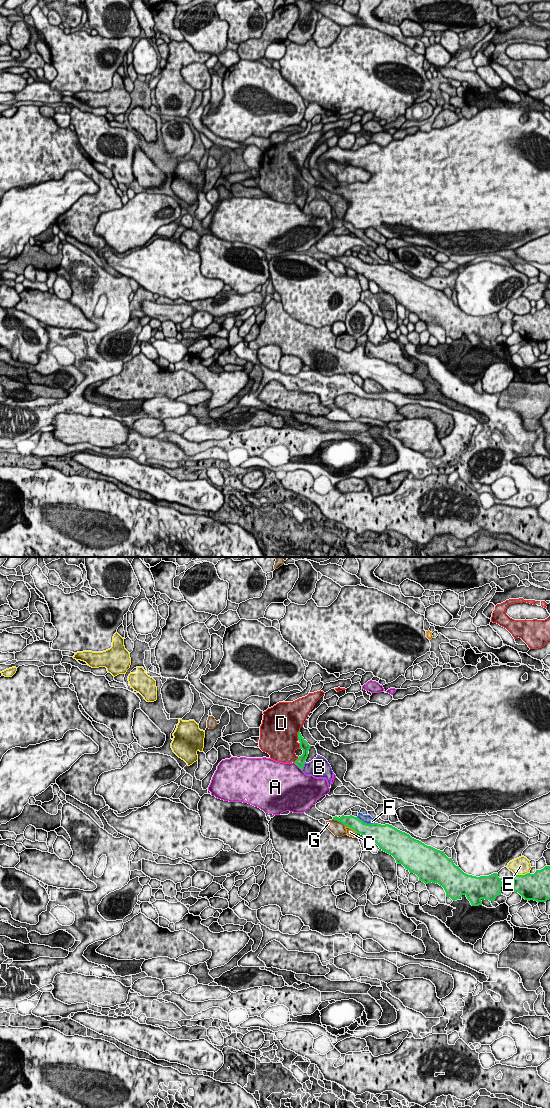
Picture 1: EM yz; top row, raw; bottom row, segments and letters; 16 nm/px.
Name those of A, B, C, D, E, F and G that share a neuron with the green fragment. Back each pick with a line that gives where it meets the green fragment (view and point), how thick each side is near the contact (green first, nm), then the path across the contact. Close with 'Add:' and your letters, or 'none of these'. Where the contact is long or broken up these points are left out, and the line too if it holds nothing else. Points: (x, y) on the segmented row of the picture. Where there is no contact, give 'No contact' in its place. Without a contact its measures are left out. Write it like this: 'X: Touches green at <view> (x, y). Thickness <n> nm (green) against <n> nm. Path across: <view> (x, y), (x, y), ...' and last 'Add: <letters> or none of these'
D: Touches green at yz (298, 735). Thickness 140 nm (green) against 480 nm
Add: D

